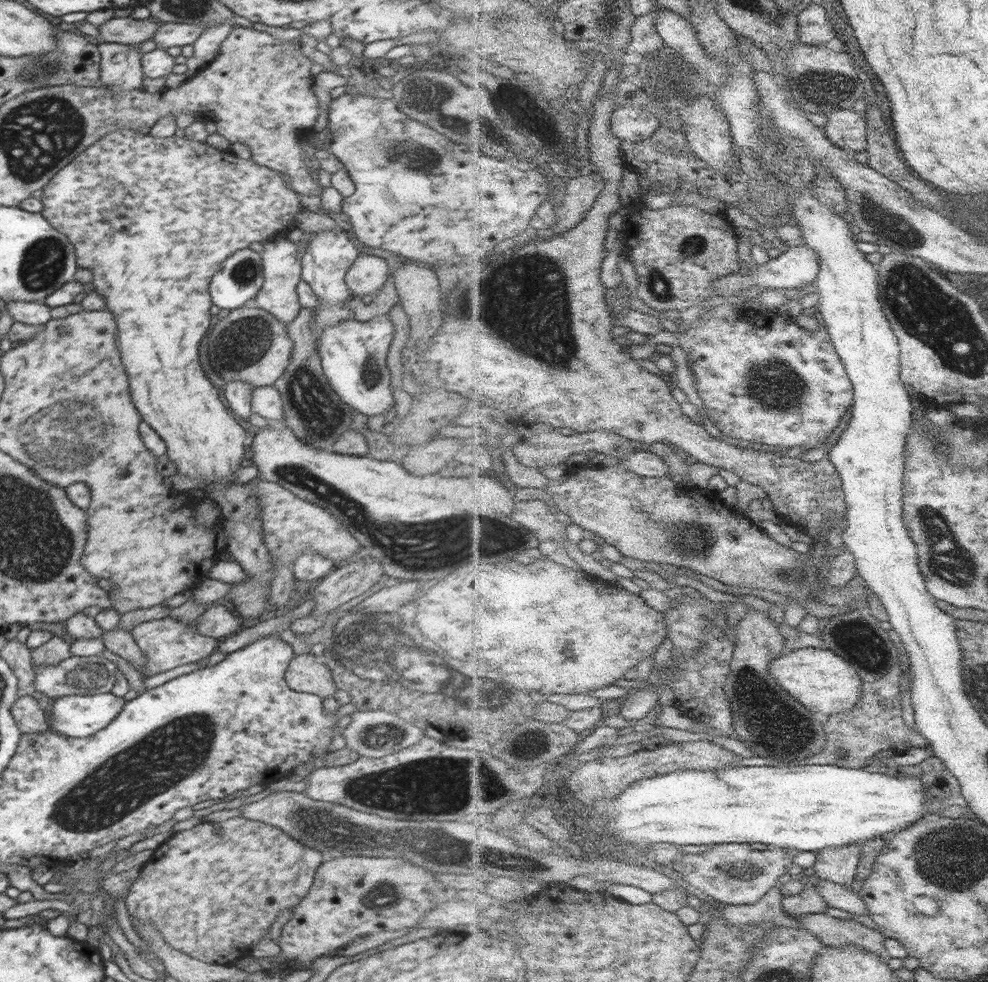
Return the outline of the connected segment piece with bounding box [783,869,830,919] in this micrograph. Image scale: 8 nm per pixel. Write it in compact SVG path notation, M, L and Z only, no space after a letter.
M813 871L804 874L805 886L804 893L796 896L785 897L783 905L785 912L794 919L800 918L805 914L816 913L820 914L828 910L829 902L826 897L820 894L817 884L819 883L820 876Z

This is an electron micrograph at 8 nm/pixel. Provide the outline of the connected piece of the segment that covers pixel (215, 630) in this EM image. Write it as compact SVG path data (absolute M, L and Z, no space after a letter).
M212 606L208 607L196 622L196 632L214 639L228 637L240 628L242 617L232 614L231 607Z

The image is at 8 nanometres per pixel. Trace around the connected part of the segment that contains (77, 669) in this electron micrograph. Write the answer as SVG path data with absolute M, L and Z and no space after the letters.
M72 656L60 664L52 666L35 666L36 678L29 687L45 696L60 698L72 695L95 695L110 693L117 680L118 668L116 664L102 658L102 656L76 657Z

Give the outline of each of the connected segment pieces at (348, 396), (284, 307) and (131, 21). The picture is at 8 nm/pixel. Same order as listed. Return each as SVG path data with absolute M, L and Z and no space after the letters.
M386 314L367 322L350 319L324 327L317 338L317 352L328 383L342 402L359 414L369 417L386 414L394 408L390 371L386 368L386 352L390 348L392 336L394 325Z
M277 236L262 243L261 258L264 271L263 286L248 305L270 311L277 320L281 320L287 326L296 318L302 307L297 295L297 286L301 281L298 246L286 237Z
M131 15L114 17L97 25L100 38L104 43L134 45L144 42L155 35L159 23L152 18L136 19Z

